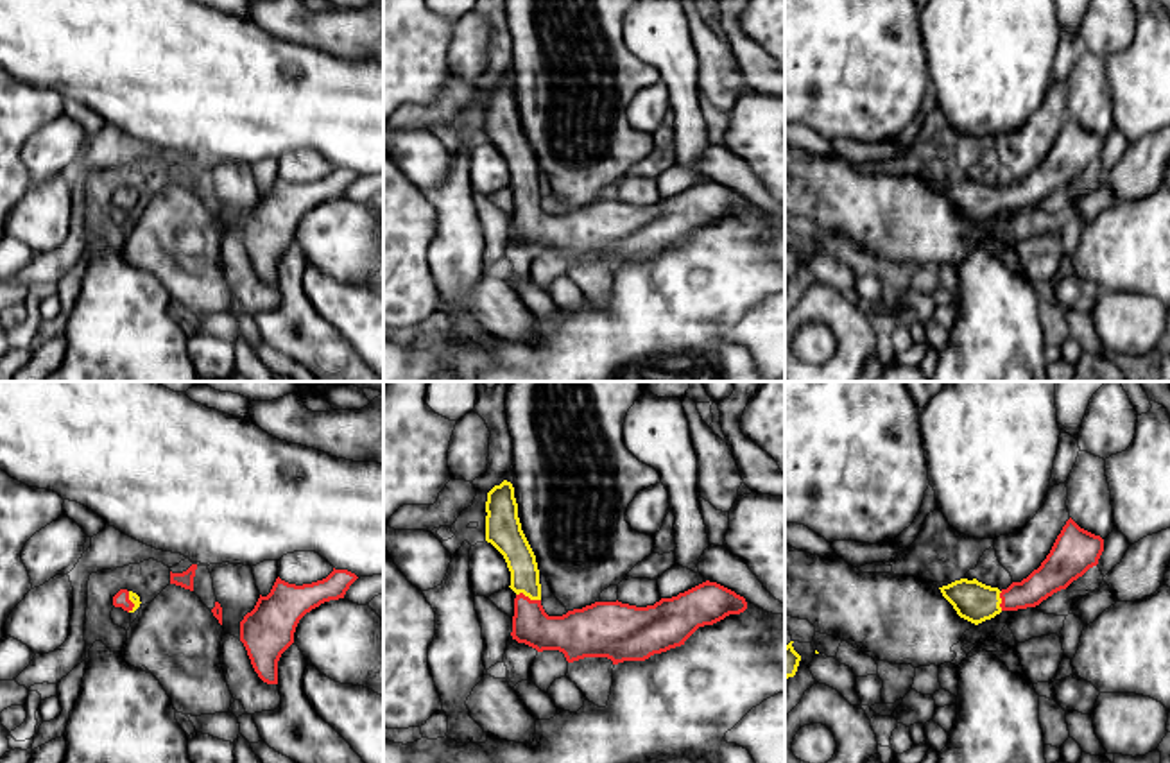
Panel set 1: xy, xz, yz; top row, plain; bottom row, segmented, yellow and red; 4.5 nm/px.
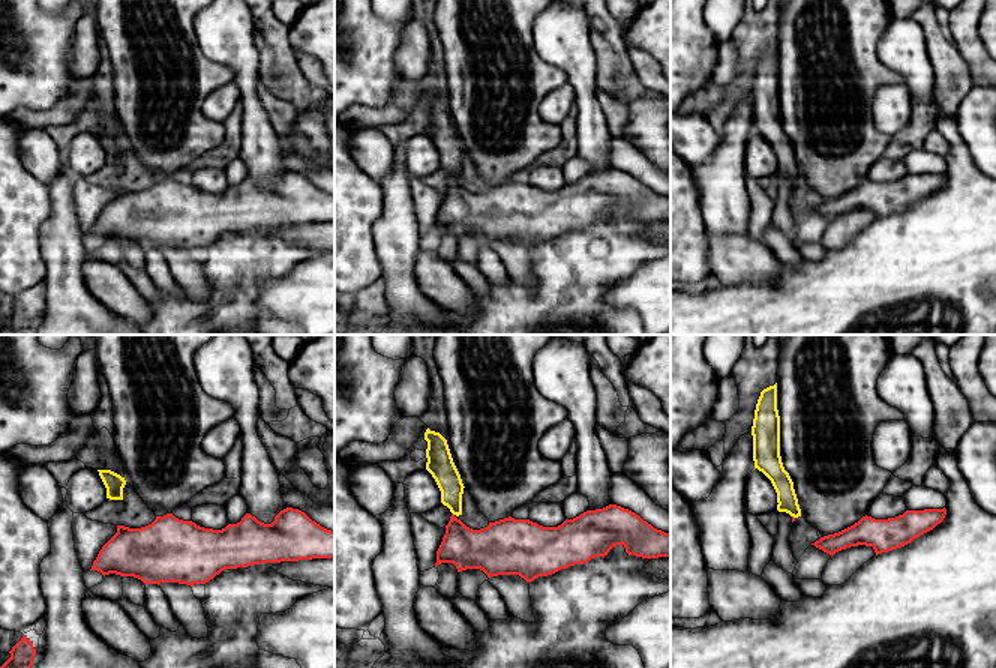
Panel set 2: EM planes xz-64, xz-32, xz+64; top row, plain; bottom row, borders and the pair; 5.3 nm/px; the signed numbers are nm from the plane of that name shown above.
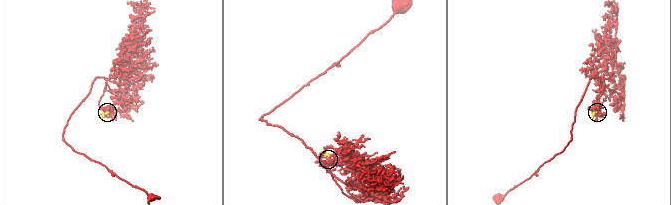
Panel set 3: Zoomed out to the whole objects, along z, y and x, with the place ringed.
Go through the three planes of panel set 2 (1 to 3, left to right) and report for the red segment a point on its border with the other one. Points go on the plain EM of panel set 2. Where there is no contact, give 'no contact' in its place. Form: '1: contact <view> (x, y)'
1: no contact
2: no contact
3: no contact

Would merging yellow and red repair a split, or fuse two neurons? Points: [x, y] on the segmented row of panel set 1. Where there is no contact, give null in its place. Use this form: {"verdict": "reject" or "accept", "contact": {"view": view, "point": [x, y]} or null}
{"verdict": "accept", "contact": {"view": "xz", "point": [529, 597]}}

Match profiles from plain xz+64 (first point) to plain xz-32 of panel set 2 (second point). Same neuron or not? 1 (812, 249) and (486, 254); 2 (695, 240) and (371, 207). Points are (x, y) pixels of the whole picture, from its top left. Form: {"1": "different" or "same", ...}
{"1": "same", "2": "same"}

